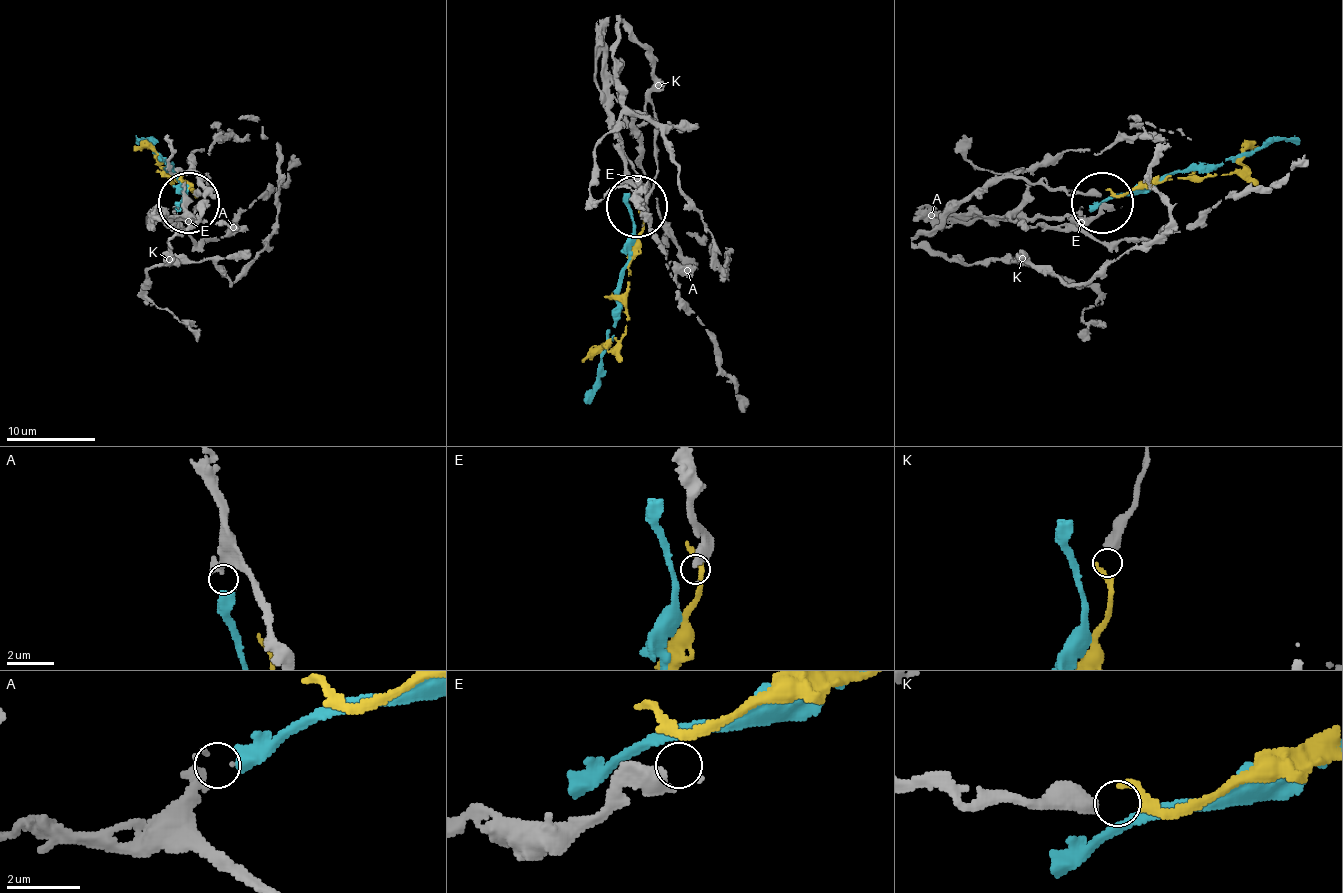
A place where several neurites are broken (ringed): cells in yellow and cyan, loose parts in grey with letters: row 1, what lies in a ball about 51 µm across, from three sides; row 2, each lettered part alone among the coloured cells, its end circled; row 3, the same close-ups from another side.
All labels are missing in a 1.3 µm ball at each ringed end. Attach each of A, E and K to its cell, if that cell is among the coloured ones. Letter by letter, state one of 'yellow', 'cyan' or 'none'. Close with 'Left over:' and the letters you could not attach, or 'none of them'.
A: cyan
E: none
K: yellow
Left over: E

